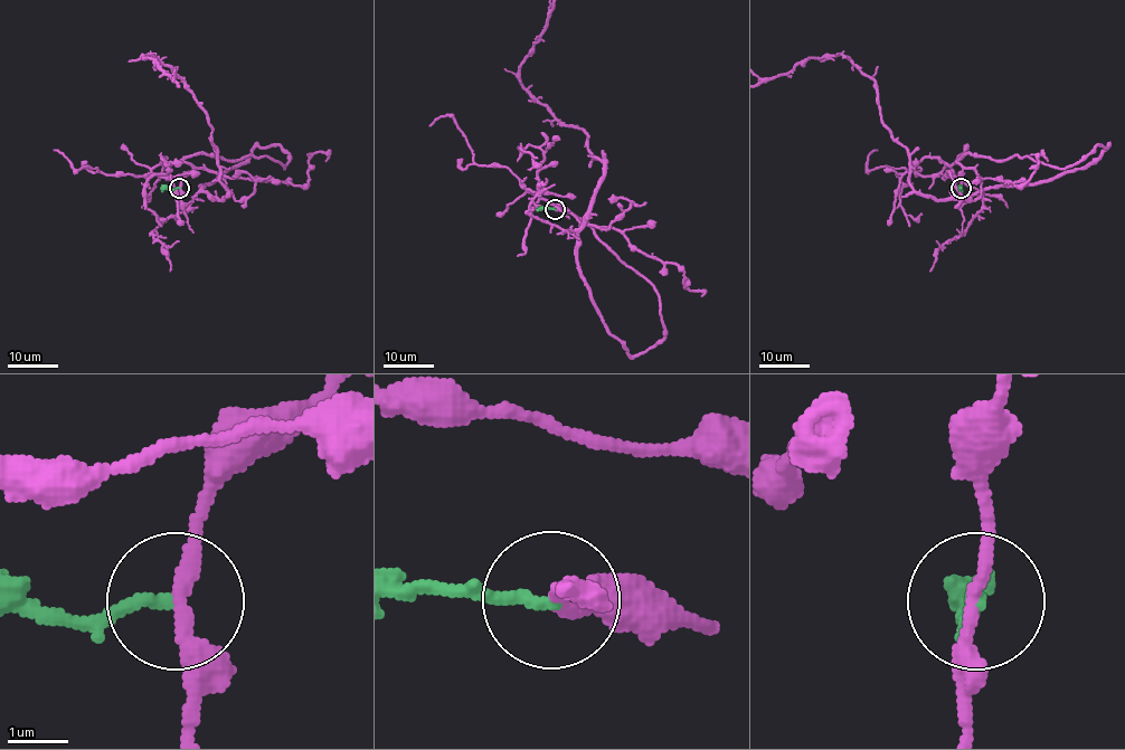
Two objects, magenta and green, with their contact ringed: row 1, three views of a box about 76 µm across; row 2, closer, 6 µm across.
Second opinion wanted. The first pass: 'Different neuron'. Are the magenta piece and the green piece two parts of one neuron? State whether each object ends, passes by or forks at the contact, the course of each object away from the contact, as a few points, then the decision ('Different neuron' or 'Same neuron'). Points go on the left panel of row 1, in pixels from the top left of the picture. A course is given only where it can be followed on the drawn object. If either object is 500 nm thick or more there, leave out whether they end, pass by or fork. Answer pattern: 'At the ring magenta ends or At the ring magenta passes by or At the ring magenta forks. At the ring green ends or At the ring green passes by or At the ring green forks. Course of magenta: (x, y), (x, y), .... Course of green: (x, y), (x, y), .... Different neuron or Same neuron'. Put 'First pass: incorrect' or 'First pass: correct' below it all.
At the ring magenta passes by. At the ring green ends. Course of green: (180, 188), (164, 188), (162, 191). Different neuron
First pass: correct

